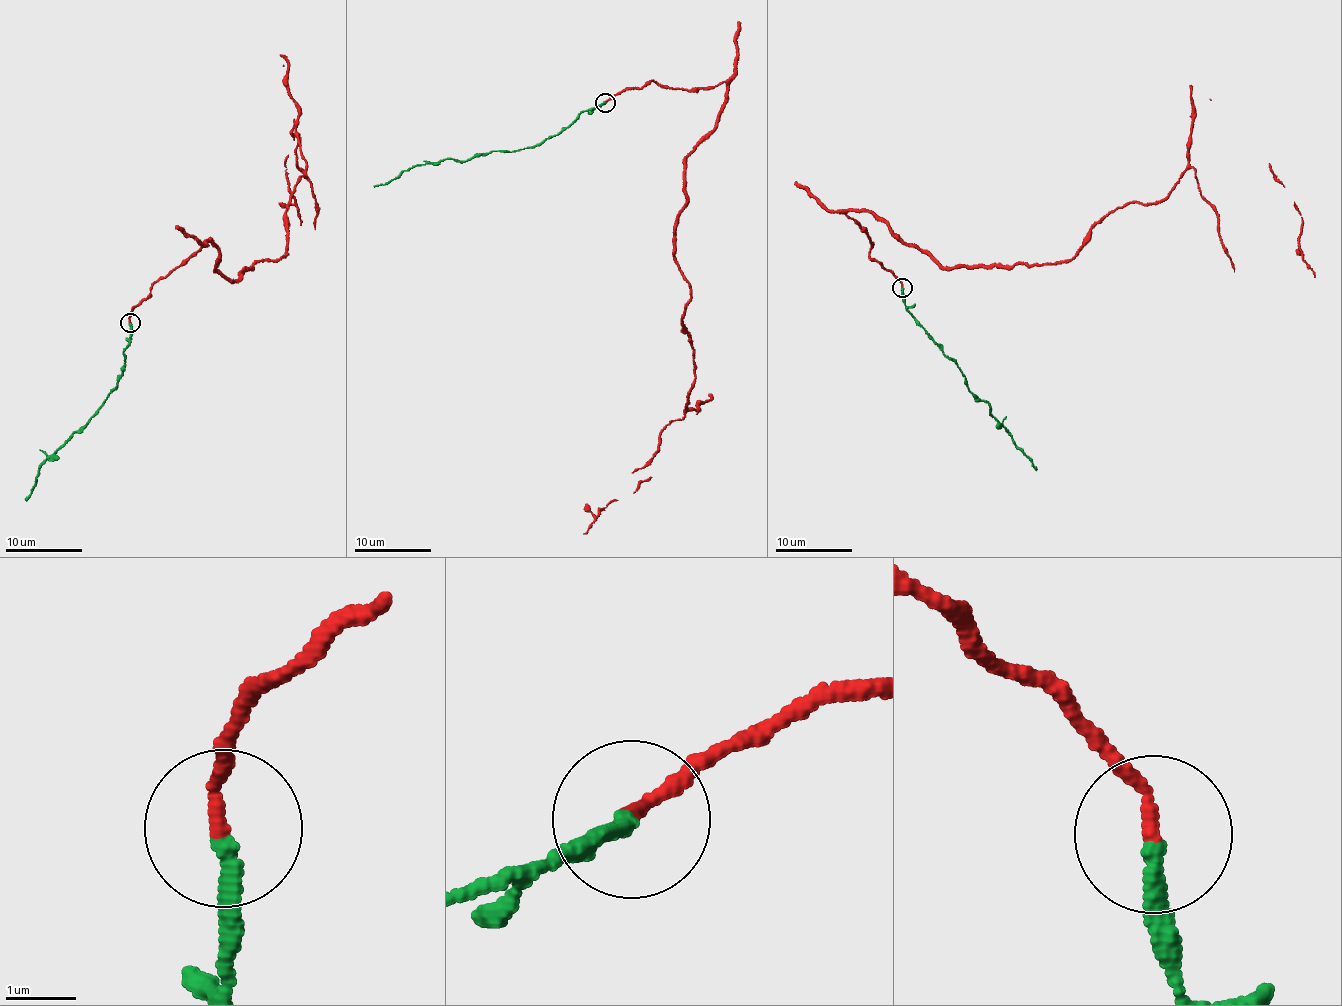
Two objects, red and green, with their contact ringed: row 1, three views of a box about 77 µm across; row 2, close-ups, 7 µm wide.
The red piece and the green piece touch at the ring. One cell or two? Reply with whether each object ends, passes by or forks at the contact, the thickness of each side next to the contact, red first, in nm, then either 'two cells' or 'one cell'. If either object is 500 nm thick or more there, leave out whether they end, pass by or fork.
red ends | green ends | 200/240 nm | two cells

